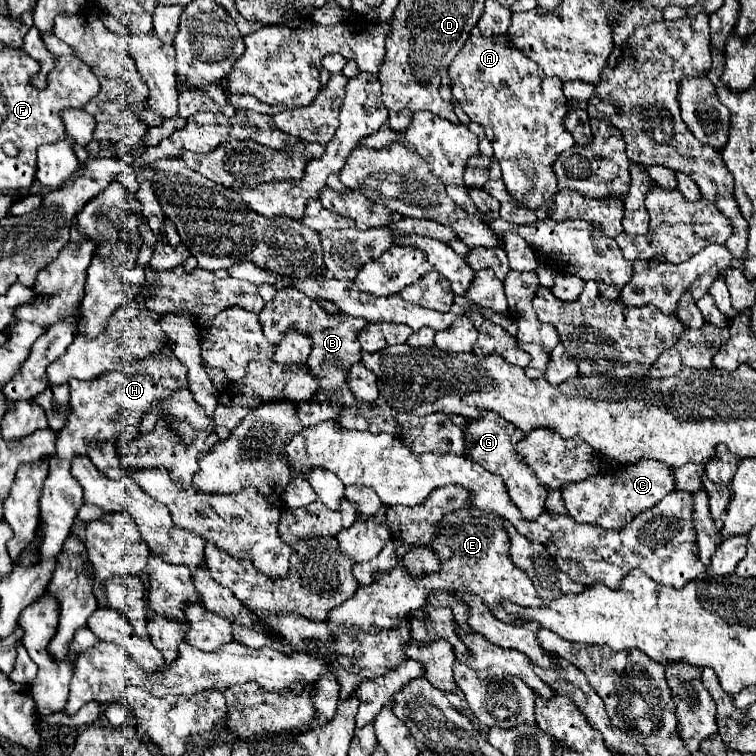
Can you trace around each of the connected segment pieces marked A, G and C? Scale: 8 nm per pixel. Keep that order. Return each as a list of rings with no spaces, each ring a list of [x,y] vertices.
[[[470,35],[448,73],[454,99],[462,105],[470,121],[484,127],[502,167],[502,181],[510,197],[532,211],[538,207],[554,209],[558,179],[552,165],[560,151],[574,145],[572,135],[562,125],[562,117],[568,113],[562,81],[546,77],[532,59],[512,45],[508,35]]]
[[[480,413],[480,417],[470,419],[462,431],[466,437],[466,457],[474,463],[480,463],[486,471],[498,473],[506,481],[510,499],[520,509],[522,517],[528,521],[534,521],[538,517],[538,513],[544,511],[544,501],[546,501],[550,489],[546,489],[546,485],[542,485],[538,481],[536,473],[518,457],[518,453],[514,449],[516,443],[522,441],[522,437],[526,433],[522,433],[518,427],[510,425],[508,421],[502,421],[502,417],[498,417],[498,413]]]
[[[638,461],[626,465],[618,473],[598,473],[580,483],[568,483],[562,487],[564,503],[568,513],[578,523],[592,523],[604,529],[622,529],[638,513],[654,507],[666,493],[674,491],[674,469],[668,465],[658,465],[658,461]]]

